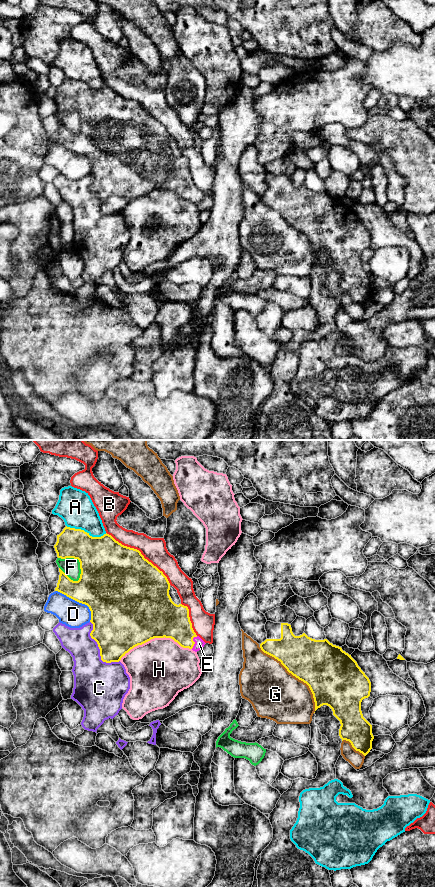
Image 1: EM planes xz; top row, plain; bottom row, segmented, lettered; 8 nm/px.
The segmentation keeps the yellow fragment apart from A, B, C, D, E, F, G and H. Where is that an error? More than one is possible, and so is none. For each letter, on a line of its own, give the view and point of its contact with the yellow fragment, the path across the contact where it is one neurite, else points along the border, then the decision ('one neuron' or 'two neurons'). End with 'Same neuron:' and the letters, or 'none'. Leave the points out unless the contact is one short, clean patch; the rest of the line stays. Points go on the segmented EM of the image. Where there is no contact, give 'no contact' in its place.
A: contact xz (86, 532); two neurons
B: contact xz (140, 553); two neurons
C: contact xz (99, 648); two neurons
D: contact xz (79, 602); two neurons
E: contact xz (193, 641); way xz (170, 620), (193, 641), (199, 643); one neuron
F: contact xz (79, 561); two neurons
G: contact xz (296, 677); two neurons
H: contact xz (155, 637); two neurons
Same neuron: E

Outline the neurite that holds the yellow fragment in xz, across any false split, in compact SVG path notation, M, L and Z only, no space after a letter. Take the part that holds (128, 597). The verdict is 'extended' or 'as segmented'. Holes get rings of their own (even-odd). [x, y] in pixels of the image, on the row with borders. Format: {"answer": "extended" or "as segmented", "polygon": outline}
{"answer": "extended", "polygon": "M67 526L57 535L54 548L58 558L74 558L80 562L81 574L78 581L71 580L59 568L60 575L55 591L89 607L90 622L93 624L90 636L97 642L103 662L119 662L131 649L154 638L171 638L181 647L195 652L206 644L192 628L188 607L172 601L167 577L145 559L139 550L122 545L107 533L101 537L92 537L84 530Z"}

